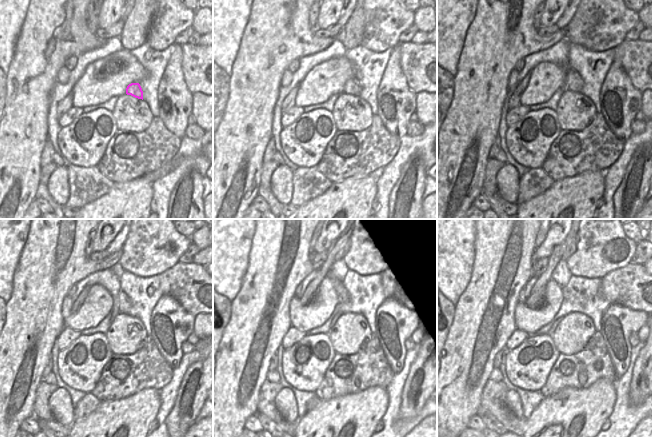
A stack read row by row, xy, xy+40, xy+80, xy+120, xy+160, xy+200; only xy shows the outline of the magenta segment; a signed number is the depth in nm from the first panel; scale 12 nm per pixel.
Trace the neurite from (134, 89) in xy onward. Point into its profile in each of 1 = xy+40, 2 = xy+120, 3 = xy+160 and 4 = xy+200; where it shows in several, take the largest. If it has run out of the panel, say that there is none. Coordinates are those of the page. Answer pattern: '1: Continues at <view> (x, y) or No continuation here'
1: Continues at xy+40 (352, 87)
2: Continues at xy+120 (124, 302)
3: Continues at xy+160 (345, 297)
4: Continues at xy+200 (565, 291)

